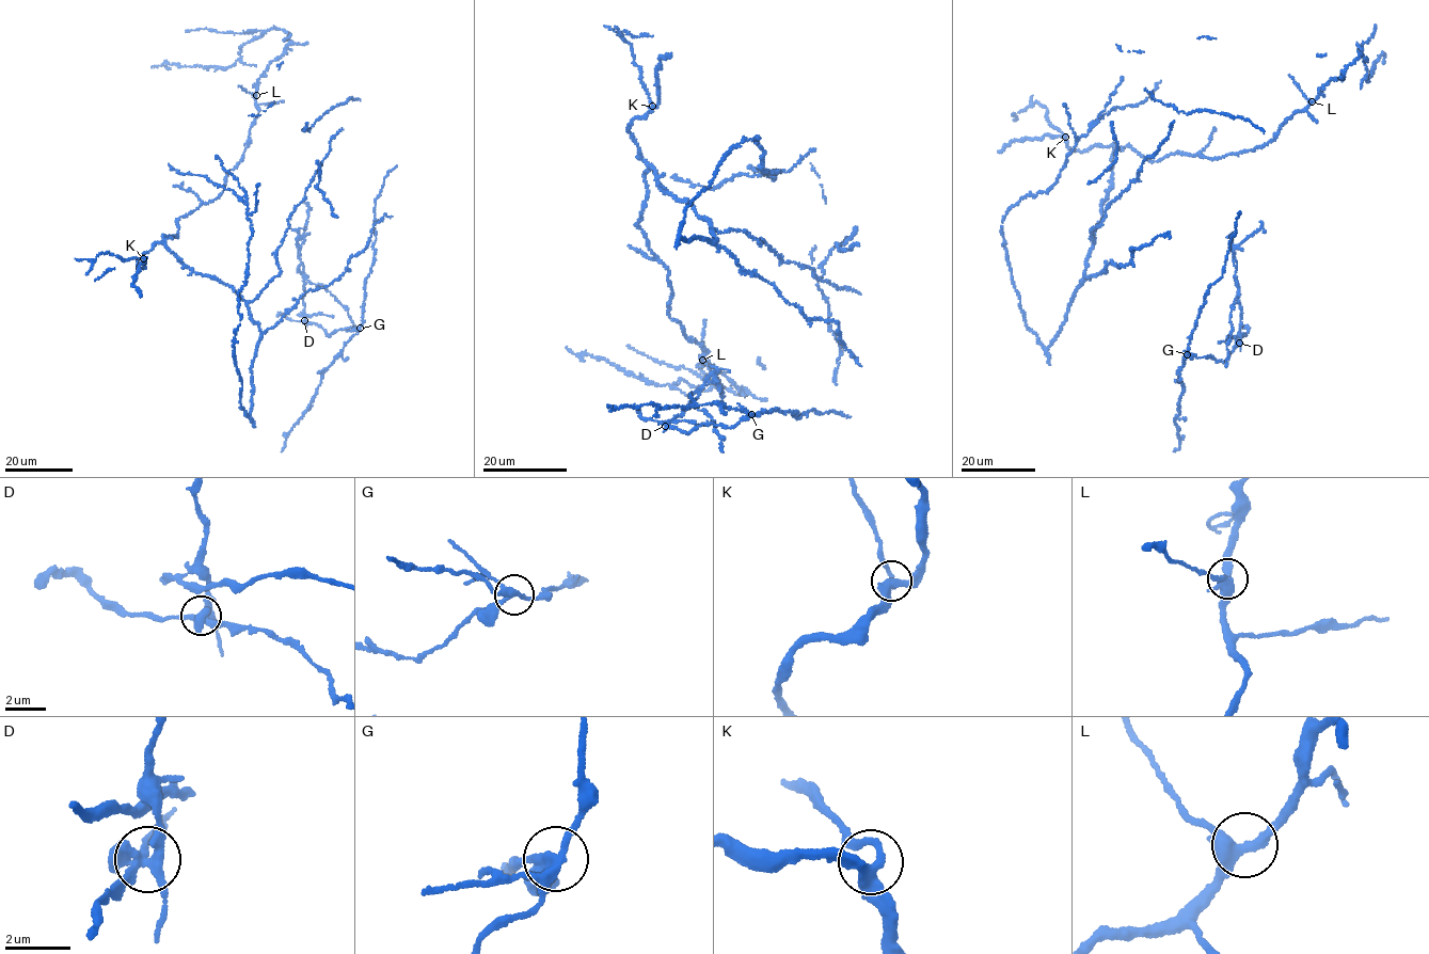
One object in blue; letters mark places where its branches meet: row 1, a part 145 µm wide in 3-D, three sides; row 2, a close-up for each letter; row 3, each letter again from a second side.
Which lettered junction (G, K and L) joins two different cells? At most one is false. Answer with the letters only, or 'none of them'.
G

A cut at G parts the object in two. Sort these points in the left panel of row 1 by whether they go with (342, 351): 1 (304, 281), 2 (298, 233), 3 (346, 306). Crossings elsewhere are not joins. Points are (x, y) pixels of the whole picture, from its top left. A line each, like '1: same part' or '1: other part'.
1: other part
2: other part
3: other part

